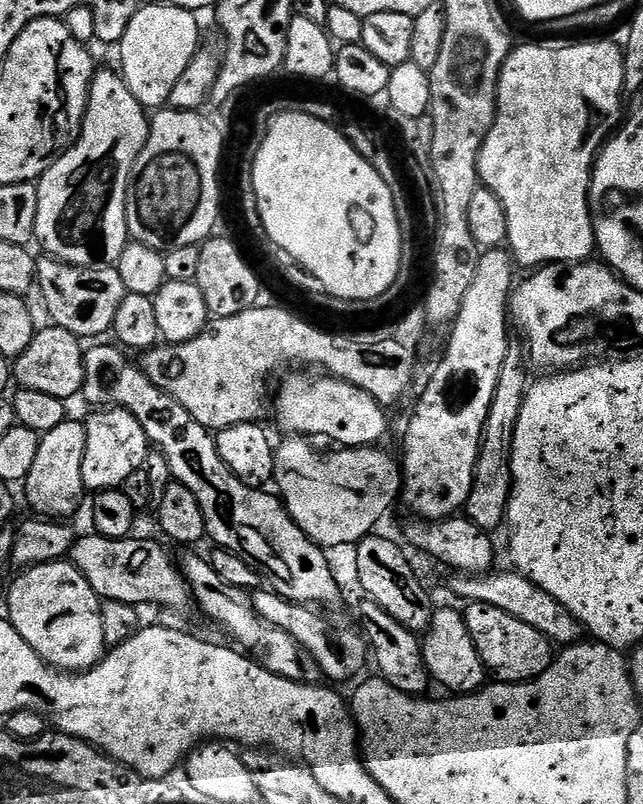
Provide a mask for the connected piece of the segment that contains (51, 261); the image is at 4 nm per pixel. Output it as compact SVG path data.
M47 254L41 257L36 260L36 284L44 299L44 308L52 319L49 321L55 327L70 330L70 334L81 338L107 337L114 326L118 306L122 306L122 298L126 294L120 271L114 266L79 268Z

